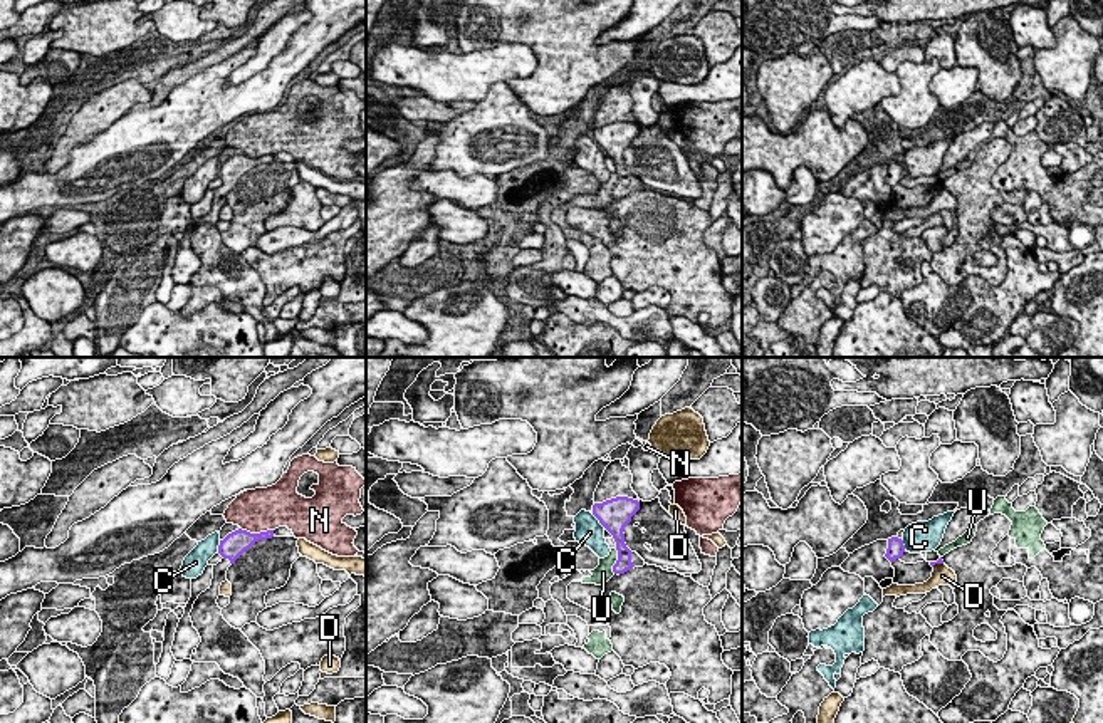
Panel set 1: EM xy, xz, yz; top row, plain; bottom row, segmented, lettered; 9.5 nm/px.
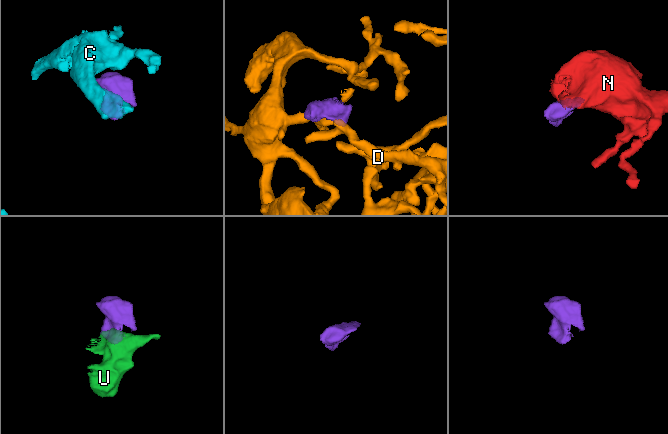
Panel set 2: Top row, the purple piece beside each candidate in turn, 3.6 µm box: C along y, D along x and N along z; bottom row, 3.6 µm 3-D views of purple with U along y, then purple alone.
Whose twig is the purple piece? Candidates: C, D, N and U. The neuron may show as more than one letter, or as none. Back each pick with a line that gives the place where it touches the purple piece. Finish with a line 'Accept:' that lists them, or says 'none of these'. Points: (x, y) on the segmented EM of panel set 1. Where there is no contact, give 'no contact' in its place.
Accept: none of these

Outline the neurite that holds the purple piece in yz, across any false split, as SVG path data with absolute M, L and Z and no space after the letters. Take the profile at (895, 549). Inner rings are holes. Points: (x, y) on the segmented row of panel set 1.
M898 537L888 538L888 549L885 557L891 562L891 567L895 569L893 584L898 585L915 585L923 584L932 577L933 565L944 564L942 557L937 562L917 562L917 564L905 564L900 560L900 557L905 552L903 540Z

